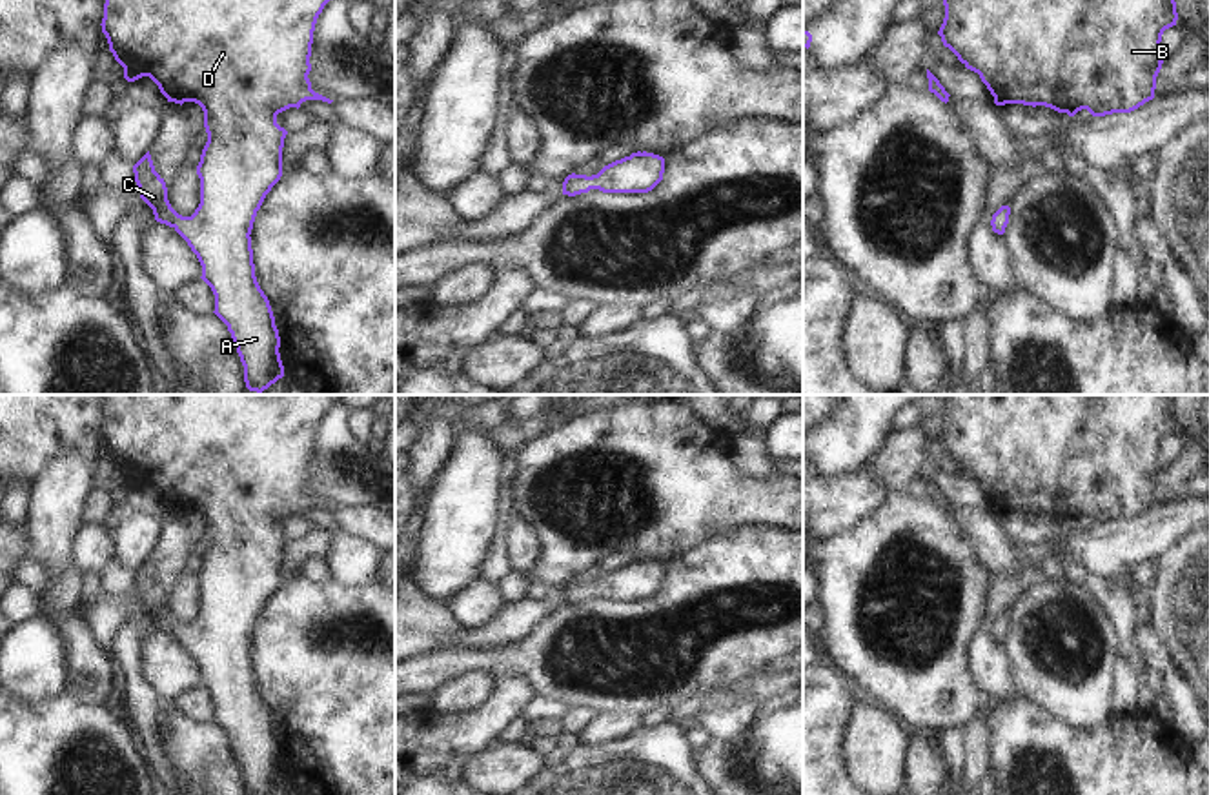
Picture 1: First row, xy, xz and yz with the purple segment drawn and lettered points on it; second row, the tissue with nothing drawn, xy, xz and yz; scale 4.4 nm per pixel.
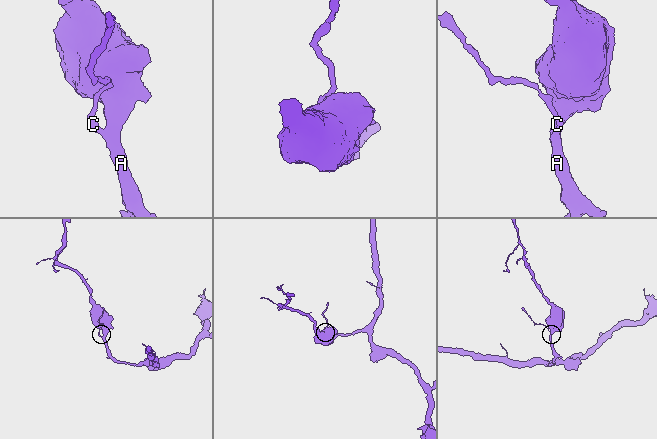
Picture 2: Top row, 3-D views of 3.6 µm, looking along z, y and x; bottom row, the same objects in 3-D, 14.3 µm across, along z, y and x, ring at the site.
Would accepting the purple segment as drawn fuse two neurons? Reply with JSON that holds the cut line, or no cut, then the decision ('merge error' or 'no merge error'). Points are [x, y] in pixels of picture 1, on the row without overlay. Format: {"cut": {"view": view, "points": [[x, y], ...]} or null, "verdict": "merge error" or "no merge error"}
{"cut": null, "verdict": "no merge error"}

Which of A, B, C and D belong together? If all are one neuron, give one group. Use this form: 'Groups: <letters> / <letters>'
Groups: A B C D

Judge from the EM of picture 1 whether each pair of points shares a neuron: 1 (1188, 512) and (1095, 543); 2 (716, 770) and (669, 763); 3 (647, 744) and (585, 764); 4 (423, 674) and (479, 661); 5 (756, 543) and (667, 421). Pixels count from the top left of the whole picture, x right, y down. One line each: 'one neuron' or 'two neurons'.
1: one neuron
2: two neurons
3: one neuron
4: one neuron
5: two neurons

